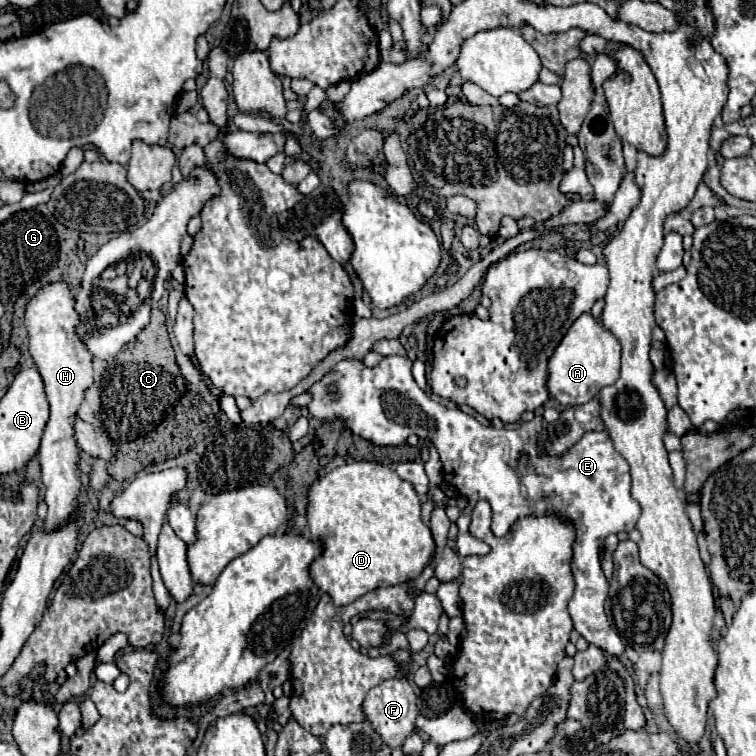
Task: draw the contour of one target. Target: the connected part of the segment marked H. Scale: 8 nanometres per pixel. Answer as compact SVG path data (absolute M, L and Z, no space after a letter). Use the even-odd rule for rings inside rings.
M65 281L49 283L29 299L23 313L23 325L29 335L29 355L35 361L35 367L45 383L47 401L51 405L51 419L41 439L39 465L45 485L45 503L49 507L45 531L53 531L57 527L63 527L75 515L79 493L83 489L79 471L81 449L75 441L75 421L85 391L93 385L93 355L77 333L81 317L75 311L73 287Z

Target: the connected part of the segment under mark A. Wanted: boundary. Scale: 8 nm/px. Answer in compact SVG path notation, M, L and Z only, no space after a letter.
M583 313L567 331L559 347L555 349L553 357L549 359L549 393L565 407L587 403L599 395L601 387L613 385L619 379L619 357L621 347L619 341L609 333L601 319L593 317L591 313Z

